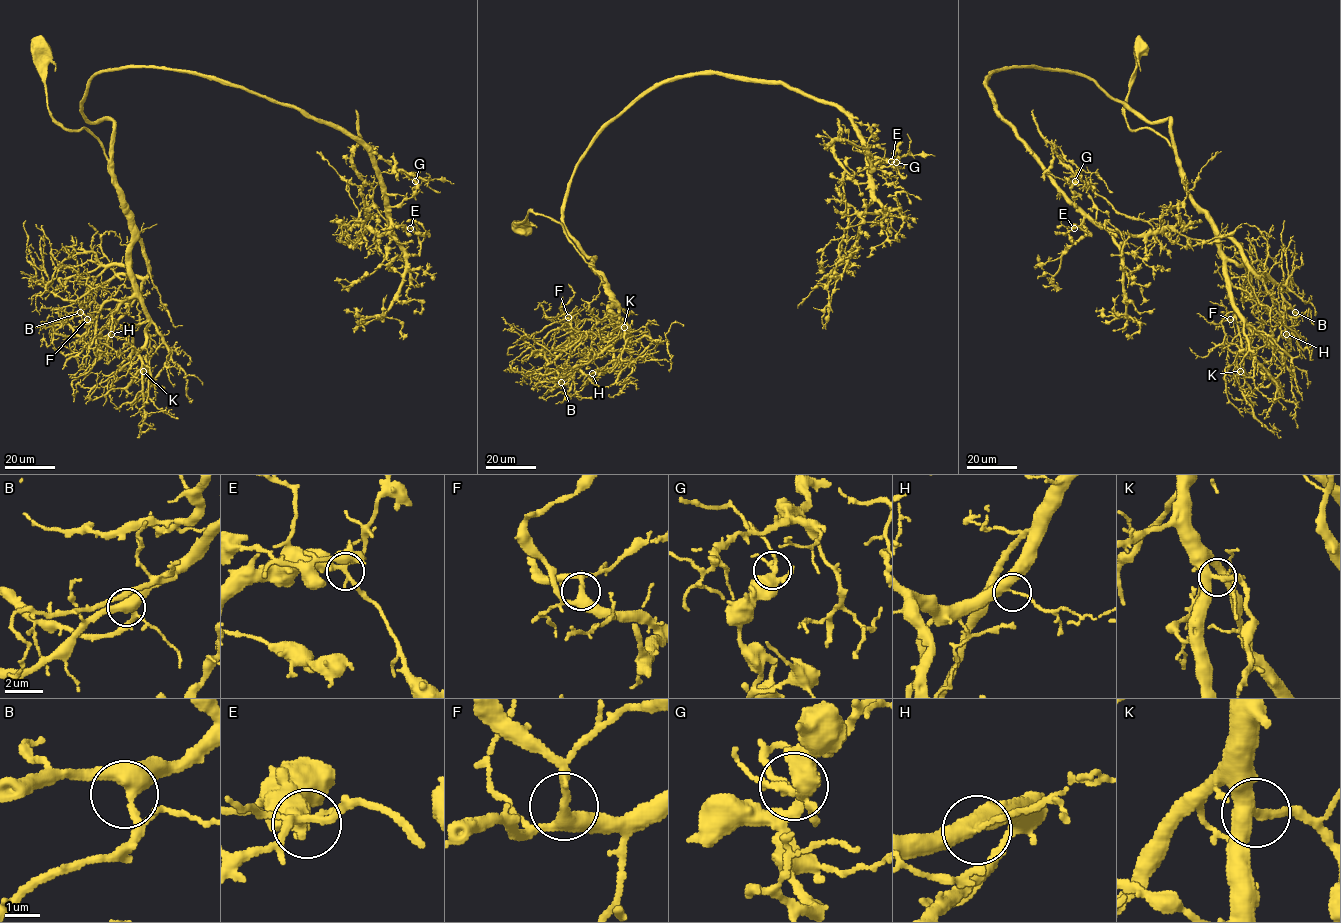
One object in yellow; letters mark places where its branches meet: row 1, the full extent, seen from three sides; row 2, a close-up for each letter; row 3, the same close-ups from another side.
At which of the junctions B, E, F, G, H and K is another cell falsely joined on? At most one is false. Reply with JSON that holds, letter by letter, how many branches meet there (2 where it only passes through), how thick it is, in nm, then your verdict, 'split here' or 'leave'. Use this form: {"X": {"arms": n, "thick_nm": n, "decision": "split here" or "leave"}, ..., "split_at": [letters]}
{"B": {"arms": 4, "thick_nm": 400, "decision": "leave"}, "E": {"arms": 4, "thick_nm": 280, "decision": "leave"}, "F": {"arms": 3, "thick_nm": 320, "decision": "leave"}, "G": {"arms": 4, "thick_nm": 320, "decision": "split here"}, "H": {"arms": 3, "thick_nm": 300, "decision": "leave"}, "K": {"arms": 3, "thick_nm": 320, "decision": "leave"}, "split_at": ["G"]}

